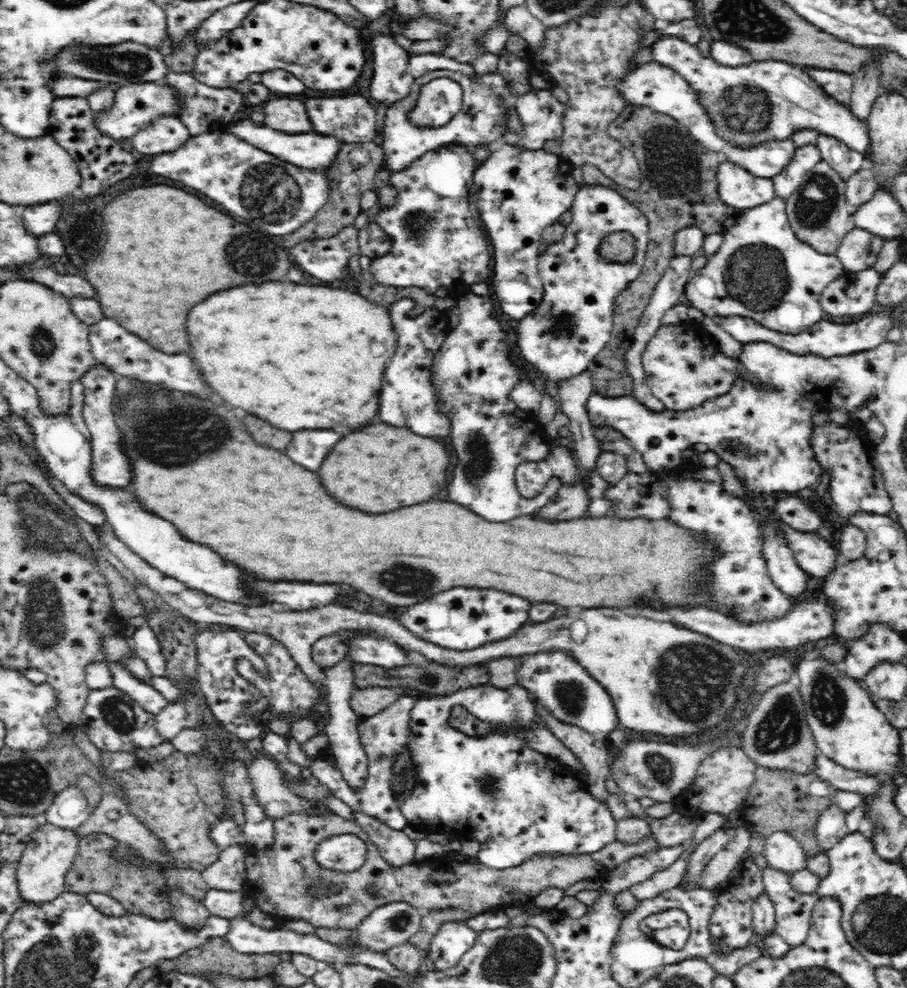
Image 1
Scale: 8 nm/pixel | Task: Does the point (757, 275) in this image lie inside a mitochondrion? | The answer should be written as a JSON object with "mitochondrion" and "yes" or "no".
{"mitochondrion":"yes"}

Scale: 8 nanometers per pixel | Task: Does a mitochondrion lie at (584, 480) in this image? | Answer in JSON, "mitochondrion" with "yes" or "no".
{"mitochondrion":"no"}

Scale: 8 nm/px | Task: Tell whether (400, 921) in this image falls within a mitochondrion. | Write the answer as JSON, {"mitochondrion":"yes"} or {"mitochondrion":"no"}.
{"mitochondrion":"yes"}

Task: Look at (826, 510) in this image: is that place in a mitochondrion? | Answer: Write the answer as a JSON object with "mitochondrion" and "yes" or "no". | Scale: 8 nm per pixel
{"mitochondrion":"no"}

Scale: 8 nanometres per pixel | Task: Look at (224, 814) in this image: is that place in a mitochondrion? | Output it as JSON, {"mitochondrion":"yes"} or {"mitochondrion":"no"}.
{"mitochondrion":"no"}

